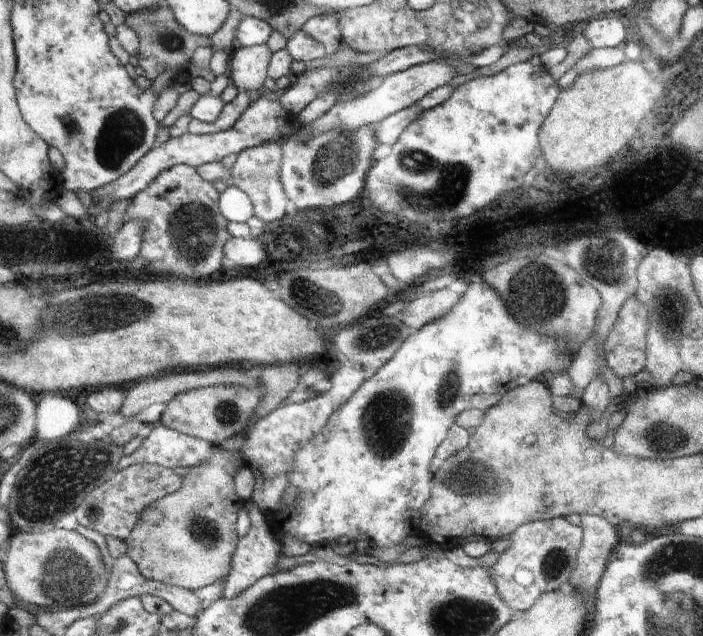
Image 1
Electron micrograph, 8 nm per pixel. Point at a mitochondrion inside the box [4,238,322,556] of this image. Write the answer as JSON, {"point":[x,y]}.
{"point":[57,480]}

